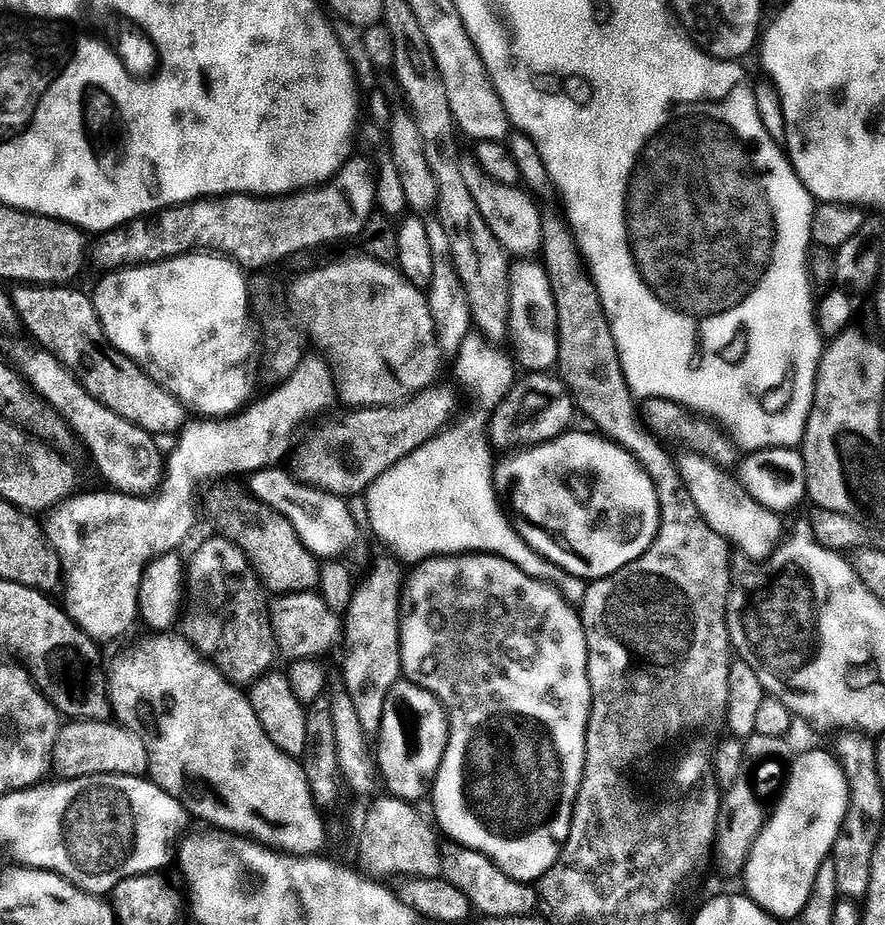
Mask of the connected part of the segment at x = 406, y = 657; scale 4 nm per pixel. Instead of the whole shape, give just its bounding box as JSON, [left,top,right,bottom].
[400,554,592,882]

